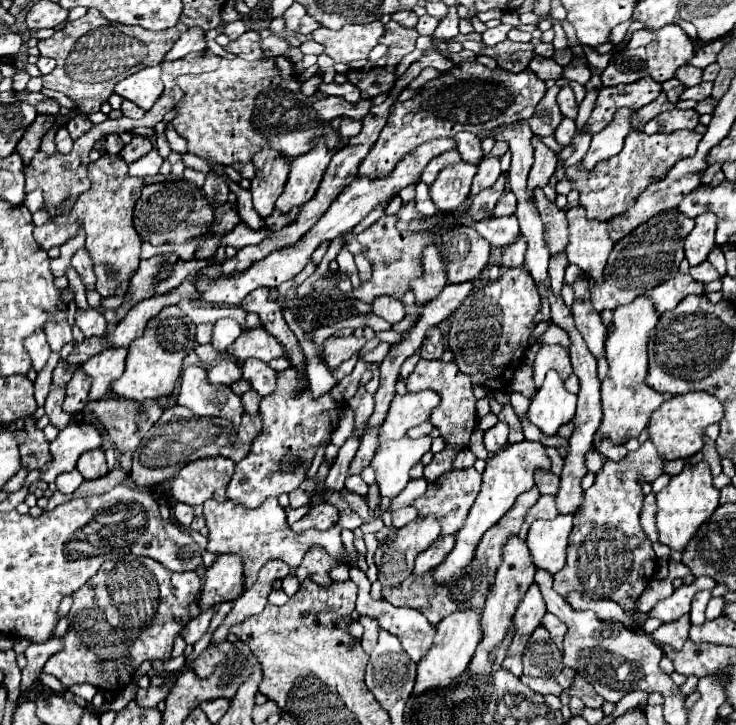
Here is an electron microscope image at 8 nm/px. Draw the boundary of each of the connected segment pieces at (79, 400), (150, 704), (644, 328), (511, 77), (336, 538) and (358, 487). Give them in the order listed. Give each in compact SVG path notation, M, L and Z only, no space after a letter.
M78 368L72 374L72 380L68 382L68 390L66 390L66 400L64 400L64 410L66 412L82 412L86 408L86 404L90 402L88 398L90 392L90 378L84 374L82 368Z
M168 682L164 688L148 688L148 690L136 690L136 694L134 694L134 702L138 704L138 706L144 706L144 708L154 708L160 700L164 700L166 696L168 696L168 692L170 692L170 688L174 686L176 682Z
M646 296L636 298L628 306L618 306L614 310L614 332L606 340L606 358L608 358L608 374L602 382L602 424L594 436L594 450L598 450L600 442L608 438L612 444L626 444L630 438L638 438L646 428L652 410L672 398L670 394L660 394L646 386L644 378L648 372L648 336L658 322L656 310Z
M478 62L458 64L442 80L432 80L426 84L424 94L408 100L402 108L404 116L394 116L394 112L390 112L378 142L360 164L356 178L384 178L384 174L390 174L396 168L396 162L420 146L420 142L428 142L432 138L452 138L458 132L478 134L500 124L524 122L534 114L534 108L542 100L544 92L544 82L540 82L540 78L536 78L530 70L512 74L500 68L490 70Z
M268 498L262 506L258 506L256 510L244 510L242 506L232 506L230 502L218 504L214 500L206 500L204 502L204 520L208 526L208 552L214 554L236 554L242 560L244 566L244 574L248 578L248 586L256 580L256 574L260 572L260 568L272 560L272 558L280 558L284 562L290 564L290 568L300 566L304 554L312 548L312 546L320 546L324 550L328 550L328 554L338 560L338 562L346 562L350 564L350 554L344 548L342 540L340 540L340 526L332 526L328 530L306 530L302 534L292 532L292 528L286 522L286 512L282 512L284 508L278 504L276 498Z
M348 476L346 478L346 488L358 496L362 496L364 500L368 500L368 484L360 478L360 476Z

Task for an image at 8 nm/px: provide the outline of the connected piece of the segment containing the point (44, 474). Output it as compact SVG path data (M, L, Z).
M70 422L64 430L60 430L56 440L50 442L52 462L48 464L46 470L40 472L40 480L44 480L46 484L54 482L58 474L74 470L78 458L84 452L100 446L102 446L102 436L94 424Z

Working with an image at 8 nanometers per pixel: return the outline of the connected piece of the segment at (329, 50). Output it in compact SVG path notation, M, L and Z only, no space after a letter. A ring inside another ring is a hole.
M370 22L370 24L346 24L342 30L332 32L328 28L316 28L312 32L312 40L324 46L324 52L334 62L354 62L354 60L366 60L368 50L372 50L380 36L384 34L382 22Z

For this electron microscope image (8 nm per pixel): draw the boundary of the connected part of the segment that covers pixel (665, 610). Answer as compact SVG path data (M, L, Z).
M700 576L692 584L684 584L678 590L674 590L674 594L670 598L660 600L654 606L654 610L650 612L650 616L660 618L662 622L674 622L680 616L684 616L684 614L690 612L690 602L692 602L692 598L694 598L696 592L706 590L706 588L714 588L714 586L716 586L716 582L712 582L712 578Z

